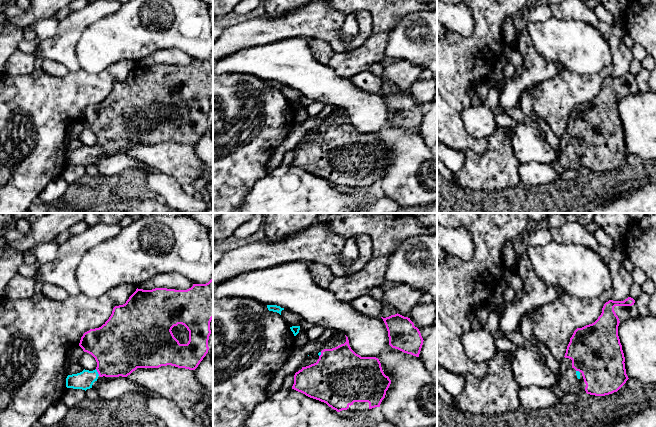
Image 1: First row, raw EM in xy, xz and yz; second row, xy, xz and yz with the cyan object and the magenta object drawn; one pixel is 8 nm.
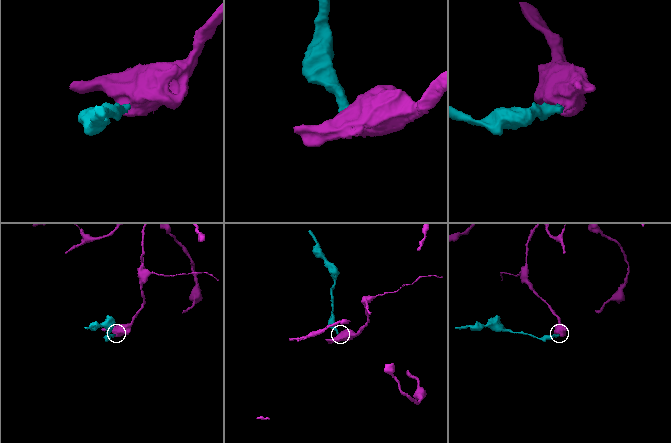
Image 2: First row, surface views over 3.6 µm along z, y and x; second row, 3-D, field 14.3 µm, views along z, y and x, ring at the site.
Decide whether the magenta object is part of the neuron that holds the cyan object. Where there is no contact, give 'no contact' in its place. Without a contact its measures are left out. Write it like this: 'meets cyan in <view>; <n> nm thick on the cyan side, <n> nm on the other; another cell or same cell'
meets cyan in xy; 150 nm thick on the cyan side, 400 nm on the other; same cell

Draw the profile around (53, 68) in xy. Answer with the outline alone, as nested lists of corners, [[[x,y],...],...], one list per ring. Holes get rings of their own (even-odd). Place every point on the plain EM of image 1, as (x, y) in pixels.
[[[50,59],[43,60],[42,69],[49,75],[56,77],[65,76],[70,72],[64,64],[60,64]]]

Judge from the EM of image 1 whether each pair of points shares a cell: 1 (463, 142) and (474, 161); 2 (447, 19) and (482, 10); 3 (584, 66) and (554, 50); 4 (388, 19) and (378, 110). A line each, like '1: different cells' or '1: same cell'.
1: different cells
2: different cells
3: same cell
4: different cells

